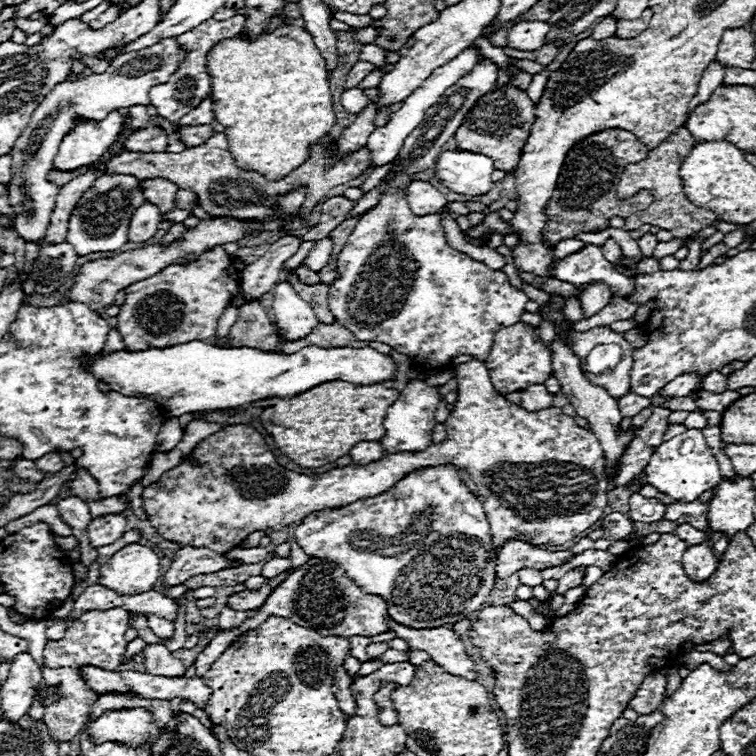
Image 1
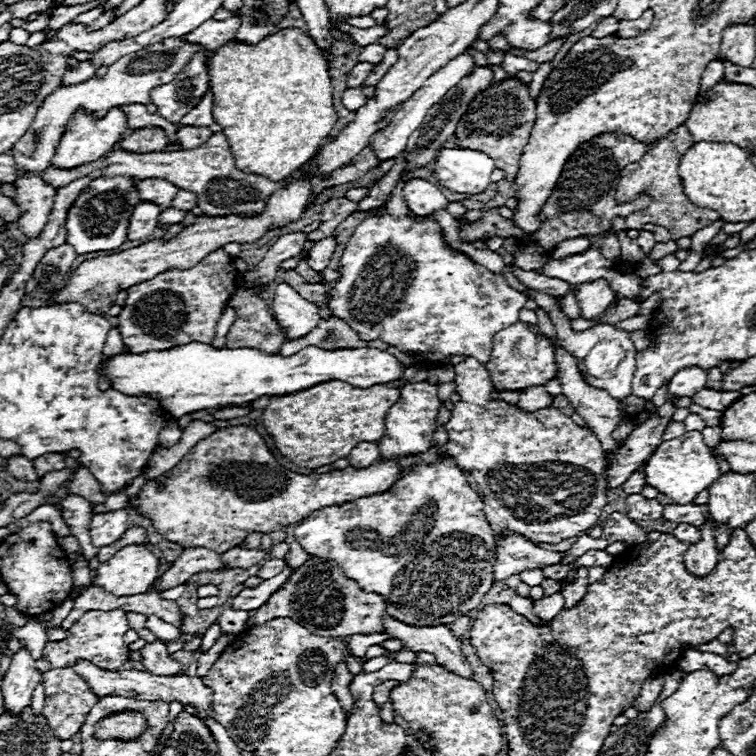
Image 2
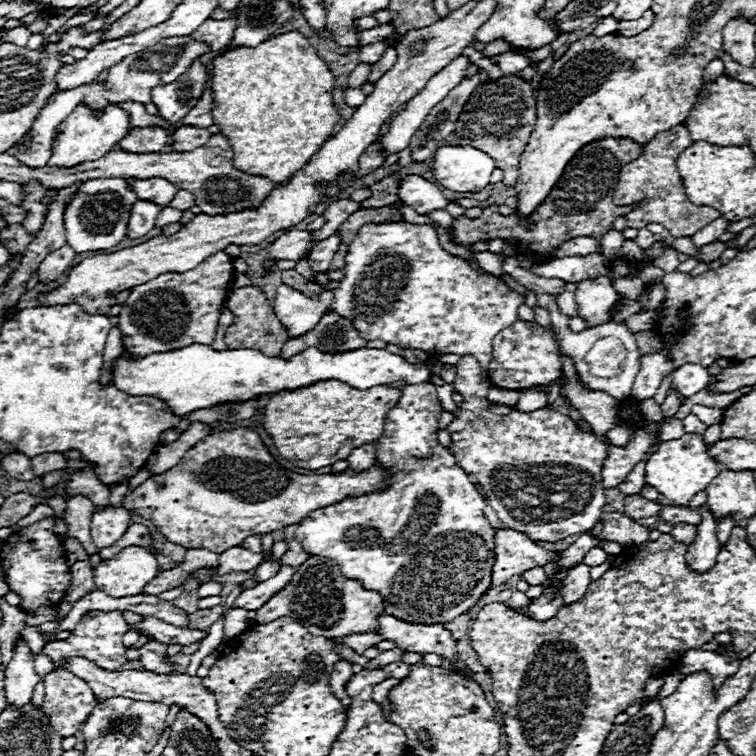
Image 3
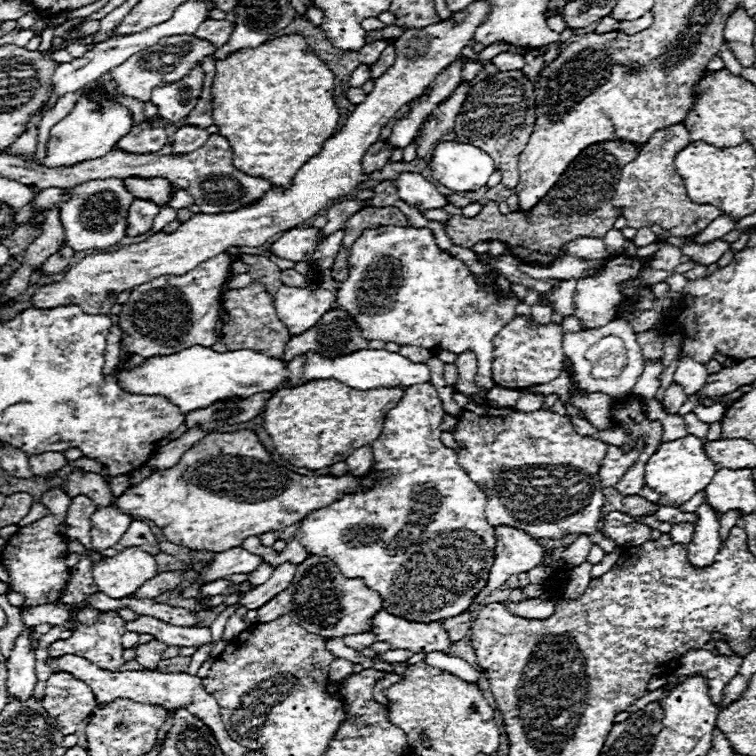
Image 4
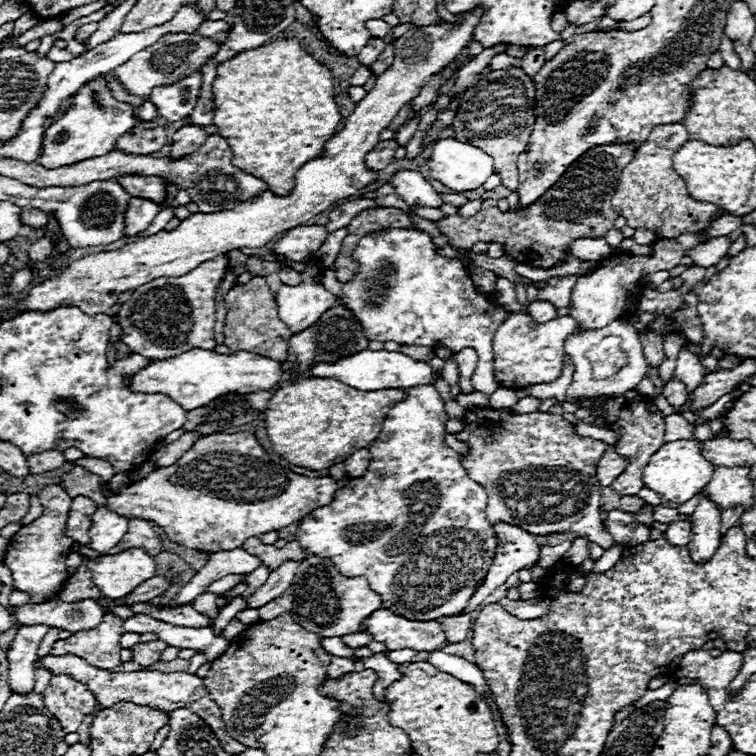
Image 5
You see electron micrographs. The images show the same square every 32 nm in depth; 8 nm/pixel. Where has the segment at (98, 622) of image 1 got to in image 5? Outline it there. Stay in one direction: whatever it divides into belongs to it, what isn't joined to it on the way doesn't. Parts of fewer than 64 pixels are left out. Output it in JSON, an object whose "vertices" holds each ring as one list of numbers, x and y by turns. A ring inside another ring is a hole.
{"vertices":[[106,612,102,624,98,628,82,630,72,634,66,640,58,640,52,646,52,656,64,656,74,654,82,656,88,664,94,664,102,670,112,670,122,664,120,660,120,636,126,632,122,628,124,620,114,616,112,612]]}

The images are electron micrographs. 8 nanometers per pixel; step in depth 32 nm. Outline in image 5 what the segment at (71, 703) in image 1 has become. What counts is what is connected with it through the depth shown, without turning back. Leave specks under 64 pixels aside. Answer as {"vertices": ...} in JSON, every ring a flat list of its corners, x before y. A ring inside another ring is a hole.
{"vertices":[[58,674,52,676,44,690,44,702,52,716,58,718,66,734,76,732,82,720,98,706,94,694,78,680]]}

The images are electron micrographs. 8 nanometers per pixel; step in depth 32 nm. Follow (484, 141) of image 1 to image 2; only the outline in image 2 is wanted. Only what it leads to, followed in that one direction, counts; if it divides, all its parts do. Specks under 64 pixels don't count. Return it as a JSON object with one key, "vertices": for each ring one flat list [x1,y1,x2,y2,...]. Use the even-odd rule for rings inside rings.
{"vertices":[[508,78,492,86,490,94,492,96,488,96,488,92,482,92,470,104,466,116,456,128,456,140,460,148,476,148,478,152,490,156,496,162,496,168,506,172,506,178,516,178,518,160,522,156,524,146,528,144,528,136,536,120,536,102,526,96,528,86,522,86,520,82,516,82,516,78]]}

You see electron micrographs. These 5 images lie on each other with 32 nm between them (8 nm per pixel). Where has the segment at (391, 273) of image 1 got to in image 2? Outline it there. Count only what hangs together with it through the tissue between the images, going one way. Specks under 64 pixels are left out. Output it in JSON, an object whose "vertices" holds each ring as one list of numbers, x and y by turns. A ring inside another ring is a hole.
{"vertices":[[474,66,474,70,464,76,454,88,450,88,450,92,446,92,446,96,434,104,434,108,430,108,430,112,426,114,426,120,420,124,420,128,416,128,410,134,410,140,406,142,406,172,414,170,414,168,424,168,428,164,432,164,438,156,438,152,442,150,442,144,448,140,448,136,452,136,456,132,458,120,468,112,470,102,474,100,474,96,478,96,478,92,484,92,486,88,490,88,490,84,494,82,494,72,490,66],[402,174,402,176,396,180,396,188,392,190,390,198,380,206,380,208,384,210,384,214,382,214,382,216,370,216,370,218,366,218,364,224,360,224,360,226,354,230,354,236,350,236,350,240,348,240,348,244,346,244,346,248,344,248,344,254,342,254,342,258,340,258,340,268,338,268,338,272,340,272,342,278,338,278,338,280,334,282,334,286,330,288,328,306,330,306,332,314,338,316,340,320,346,320,346,324,350,324,350,328,354,328,354,332,358,332,358,336,362,336,362,340,366,340,366,342,370,342,370,340,382,340,382,342,386,342,386,344,398,348,400,352,420,354,420,362,422,362,424,366,428,366,428,368,430,368,430,366,440,366,440,364,444,364,444,360,450,358,450,356,464,356,464,354,466,354,466,356,474,356,476,360,480,360,482,364,486,364,488,358,490,358,490,352,492,352,492,338,494,338,494,334,500,332,502,328,508,328,510,324,518,322,518,314,520,314,520,310,524,308,528,296,526,296,524,292,518,292,518,290,514,290,512,286,508,286,508,282,504,280,502,274,494,274,494,272,490,272,488,268,480,266,478,262,470,260,466,254,460,254,460,252,450,250,450,248,446,246,446,242,444,242,440,224,438,224,432,216,428,216,428,218,424,218,424,220,414,220,414,218,410,218,410,216,408,216,406,200,404,200,404,196,402,196,402,188,404,188,404,184,406,184,406,178,408,178,408,176]]}

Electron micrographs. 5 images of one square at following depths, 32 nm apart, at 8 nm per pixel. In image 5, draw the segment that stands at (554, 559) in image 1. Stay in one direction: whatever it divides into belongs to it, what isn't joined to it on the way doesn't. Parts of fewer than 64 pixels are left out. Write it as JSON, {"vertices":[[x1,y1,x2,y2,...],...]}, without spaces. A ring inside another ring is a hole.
{"vertices":[[500,522,494,524,494,532,498,536,498,556,494,556,494,564,490,566,484,584,474,592,470,604,464,608,462,614,468,614,476,606,480,606,486,596,490,596,500,584,508,580,510,574,520,572,524,568,532,568,540,560,542,546,538,546,534,536,526,530]]}

